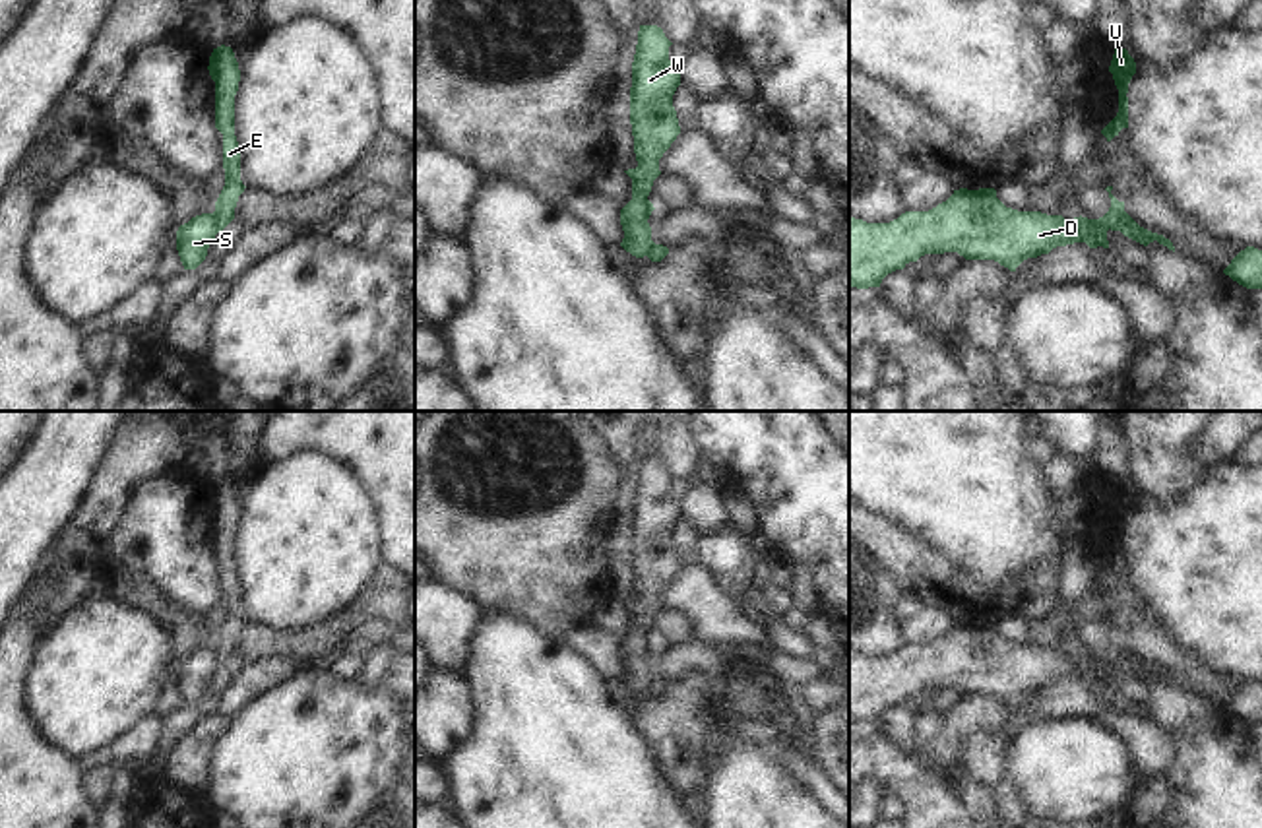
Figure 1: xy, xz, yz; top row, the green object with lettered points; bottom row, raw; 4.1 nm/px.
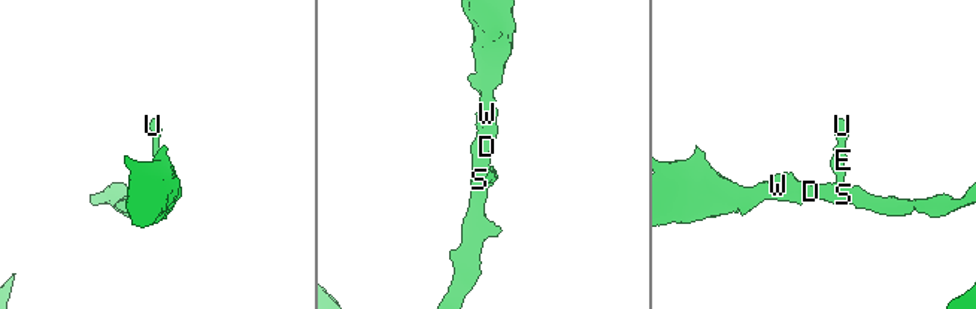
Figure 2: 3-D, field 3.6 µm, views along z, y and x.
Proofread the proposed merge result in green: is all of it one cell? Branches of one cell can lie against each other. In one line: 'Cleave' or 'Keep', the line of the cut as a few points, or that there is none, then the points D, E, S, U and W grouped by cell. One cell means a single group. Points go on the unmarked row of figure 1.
Cleave. Split along yz (1109, 644), (1119, 652), (1123, 666). Groups: D S W / E U

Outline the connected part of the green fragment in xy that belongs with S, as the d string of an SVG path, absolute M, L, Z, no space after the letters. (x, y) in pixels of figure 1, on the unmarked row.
M202 648L180 659L176 665L176 685L184 704L196 704L207 690L215 673L213 648Z

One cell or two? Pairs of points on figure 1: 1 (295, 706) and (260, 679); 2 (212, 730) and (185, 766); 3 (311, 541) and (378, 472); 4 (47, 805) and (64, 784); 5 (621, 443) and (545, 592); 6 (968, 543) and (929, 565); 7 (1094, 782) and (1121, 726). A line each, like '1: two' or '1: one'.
1: two
2: one
3: two
4: one
5: two
6: two
7: two

